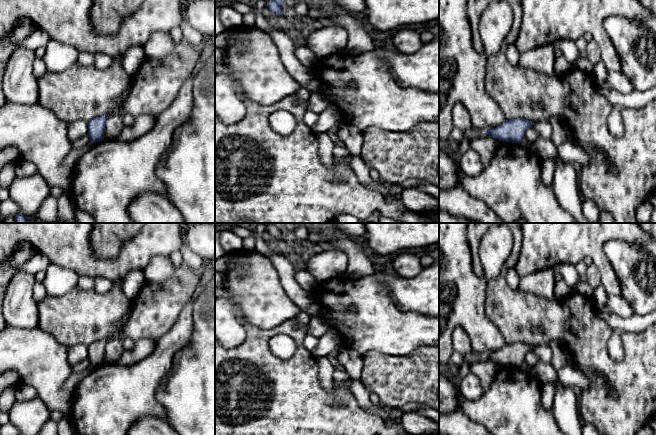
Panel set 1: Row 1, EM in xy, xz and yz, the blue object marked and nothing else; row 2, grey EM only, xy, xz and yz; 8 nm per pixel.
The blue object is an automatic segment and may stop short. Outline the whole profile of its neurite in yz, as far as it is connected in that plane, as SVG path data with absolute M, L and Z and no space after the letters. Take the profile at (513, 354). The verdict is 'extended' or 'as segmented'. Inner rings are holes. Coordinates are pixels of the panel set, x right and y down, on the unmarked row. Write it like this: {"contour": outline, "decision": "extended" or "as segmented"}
{"contour": "M525 343L506 344L501 350L486 354L485 359L502 366L521 367L524 365L525 356L535 347Z", "decision": "as segmented"}

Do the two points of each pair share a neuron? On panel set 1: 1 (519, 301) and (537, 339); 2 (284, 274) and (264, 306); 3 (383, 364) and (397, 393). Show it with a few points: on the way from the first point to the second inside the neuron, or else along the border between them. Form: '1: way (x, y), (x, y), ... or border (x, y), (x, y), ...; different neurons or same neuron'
1: way (519, 310), (519, 321), (528, 330); same neuron
2: border (269, 260), (285, 293), (293, 301); different neurons
3: way (384, 371), (396, 383), (396, 386); same neuron

